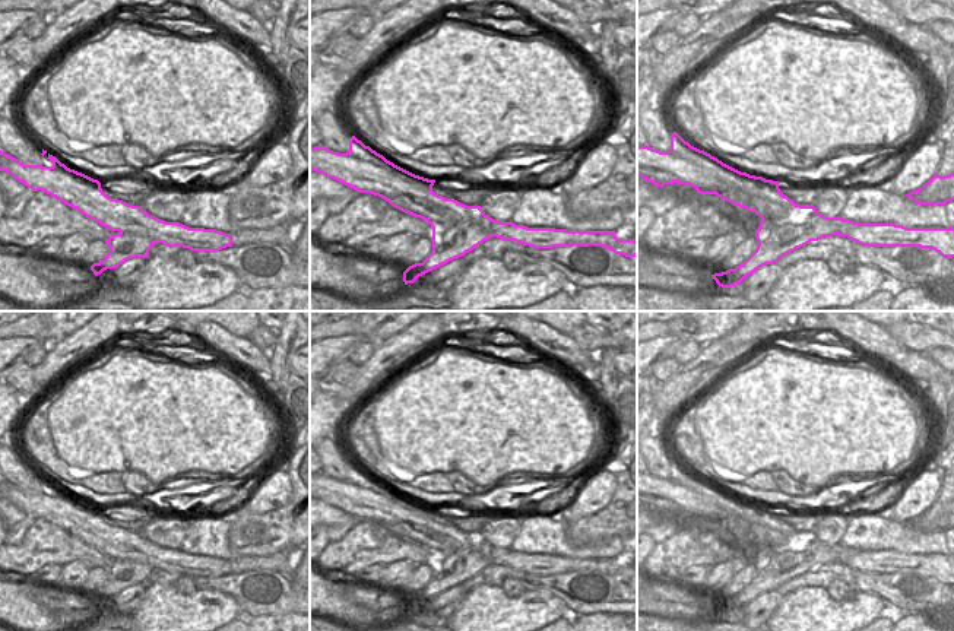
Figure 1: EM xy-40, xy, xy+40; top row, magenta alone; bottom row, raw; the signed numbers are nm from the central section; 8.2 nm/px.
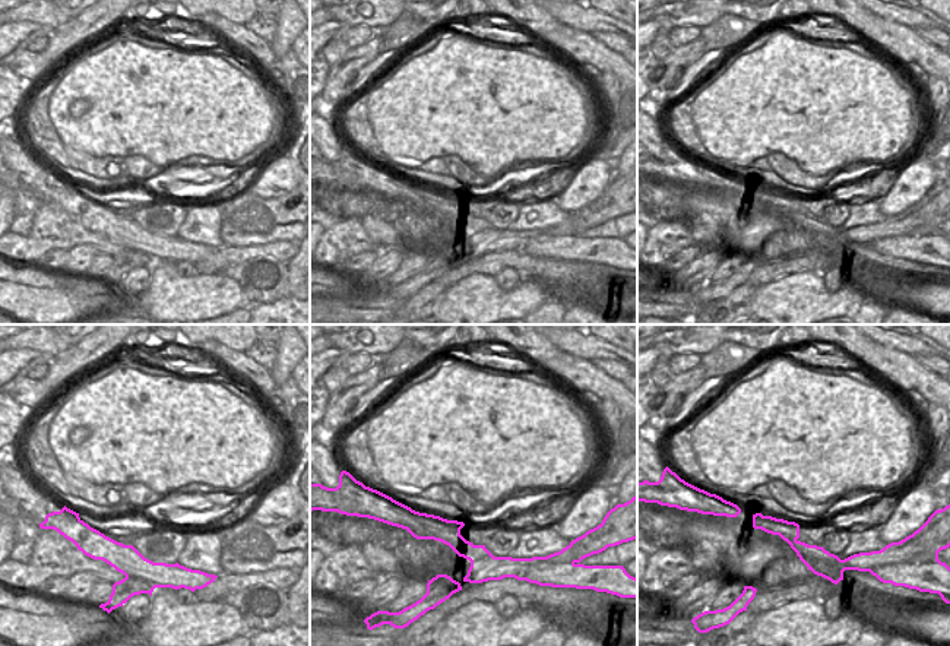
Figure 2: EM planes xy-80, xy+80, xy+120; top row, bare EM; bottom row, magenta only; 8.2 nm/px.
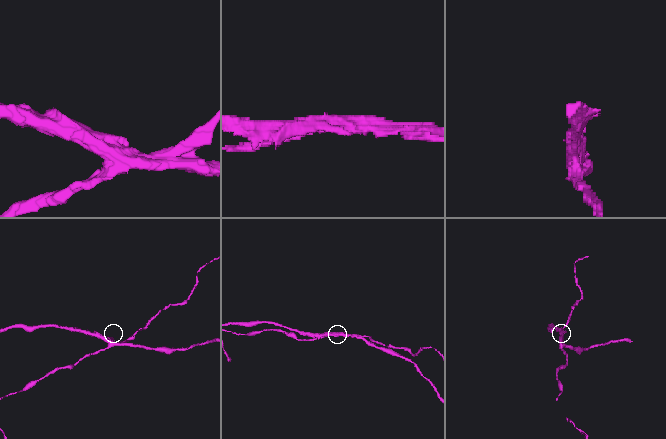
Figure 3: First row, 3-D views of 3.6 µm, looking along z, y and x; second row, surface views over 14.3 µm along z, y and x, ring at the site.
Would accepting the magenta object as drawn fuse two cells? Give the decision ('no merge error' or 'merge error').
merge error

